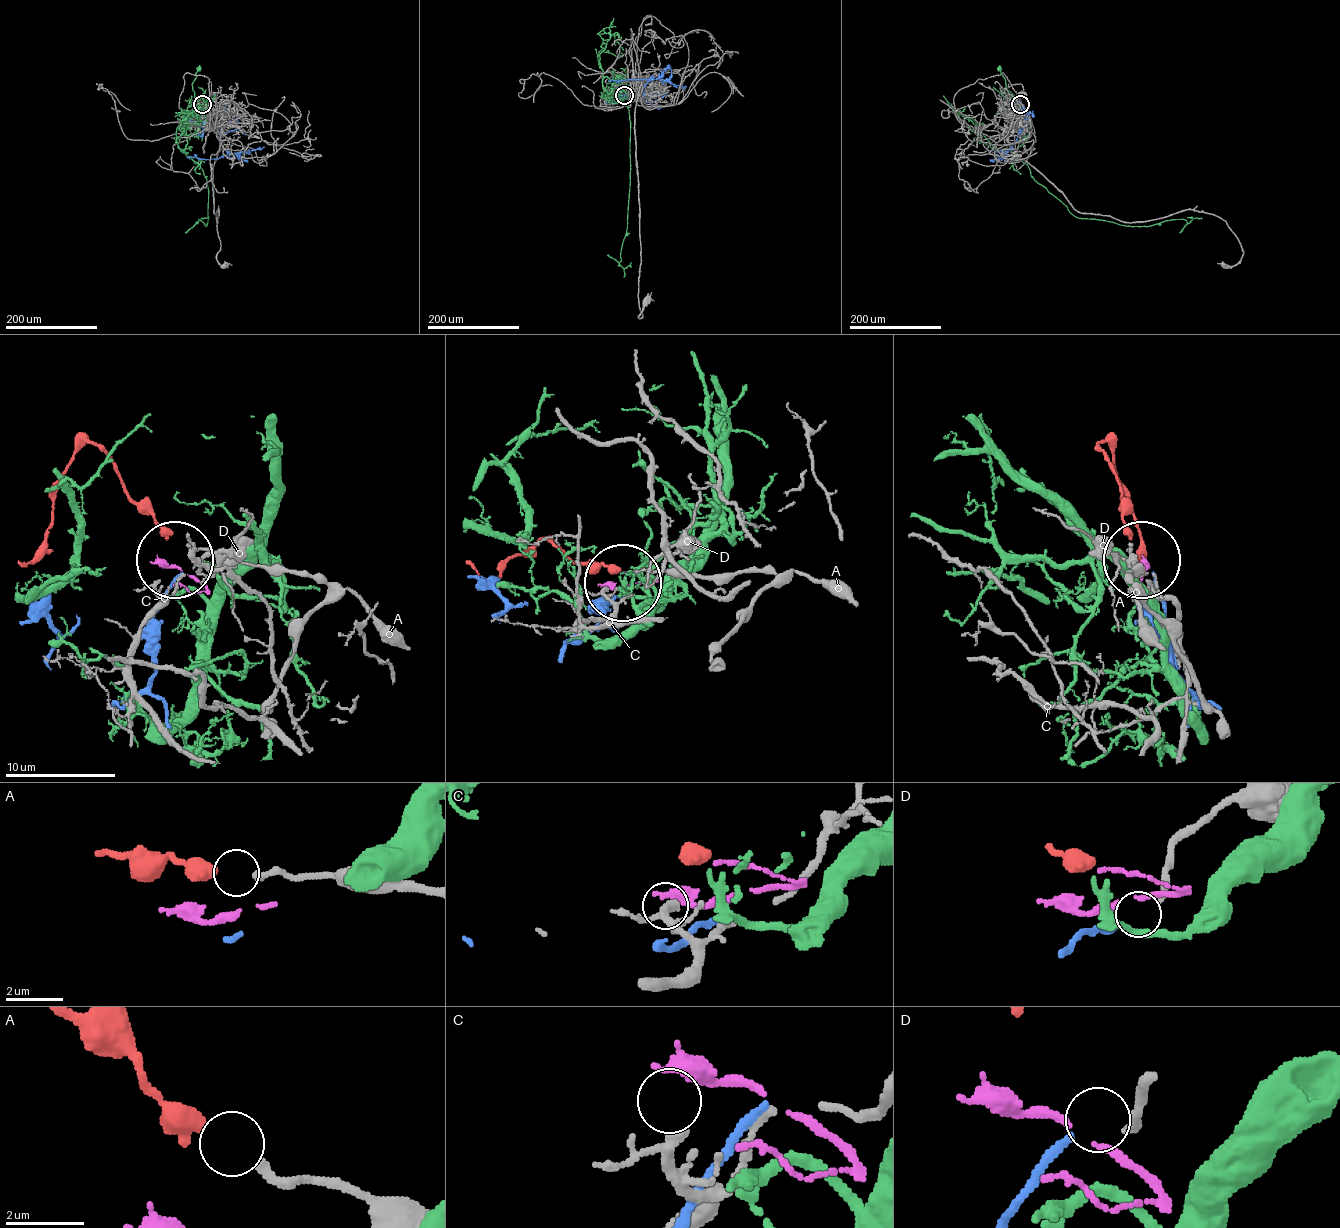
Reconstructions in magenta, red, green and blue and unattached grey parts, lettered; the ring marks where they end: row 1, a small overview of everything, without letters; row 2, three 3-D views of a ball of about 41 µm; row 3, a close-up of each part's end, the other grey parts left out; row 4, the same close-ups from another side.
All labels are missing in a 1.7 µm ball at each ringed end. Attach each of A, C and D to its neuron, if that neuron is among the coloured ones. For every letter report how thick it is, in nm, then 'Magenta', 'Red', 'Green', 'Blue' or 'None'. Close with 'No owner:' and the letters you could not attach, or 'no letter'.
A: Thickness 240 nm. Red
C: Thickness 200 nm. None
D: Thickness 240 nm. Blue
No owner: C

